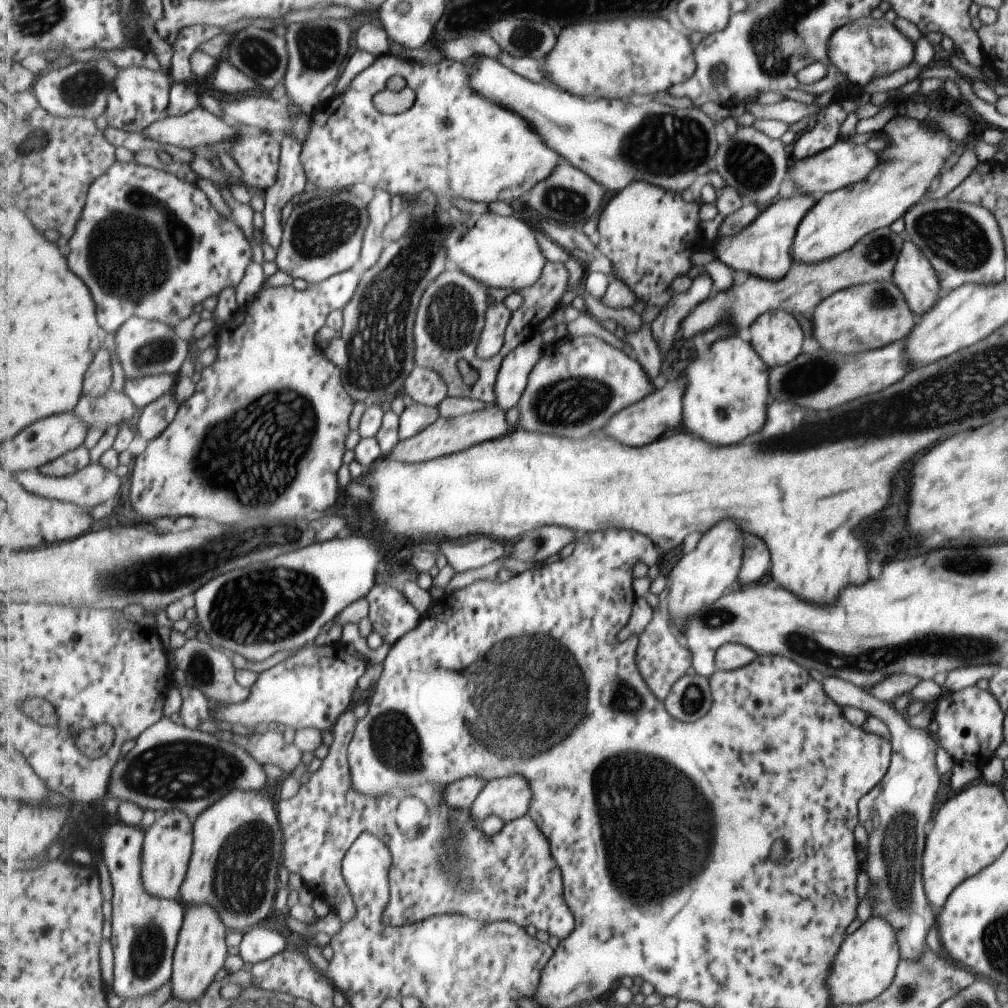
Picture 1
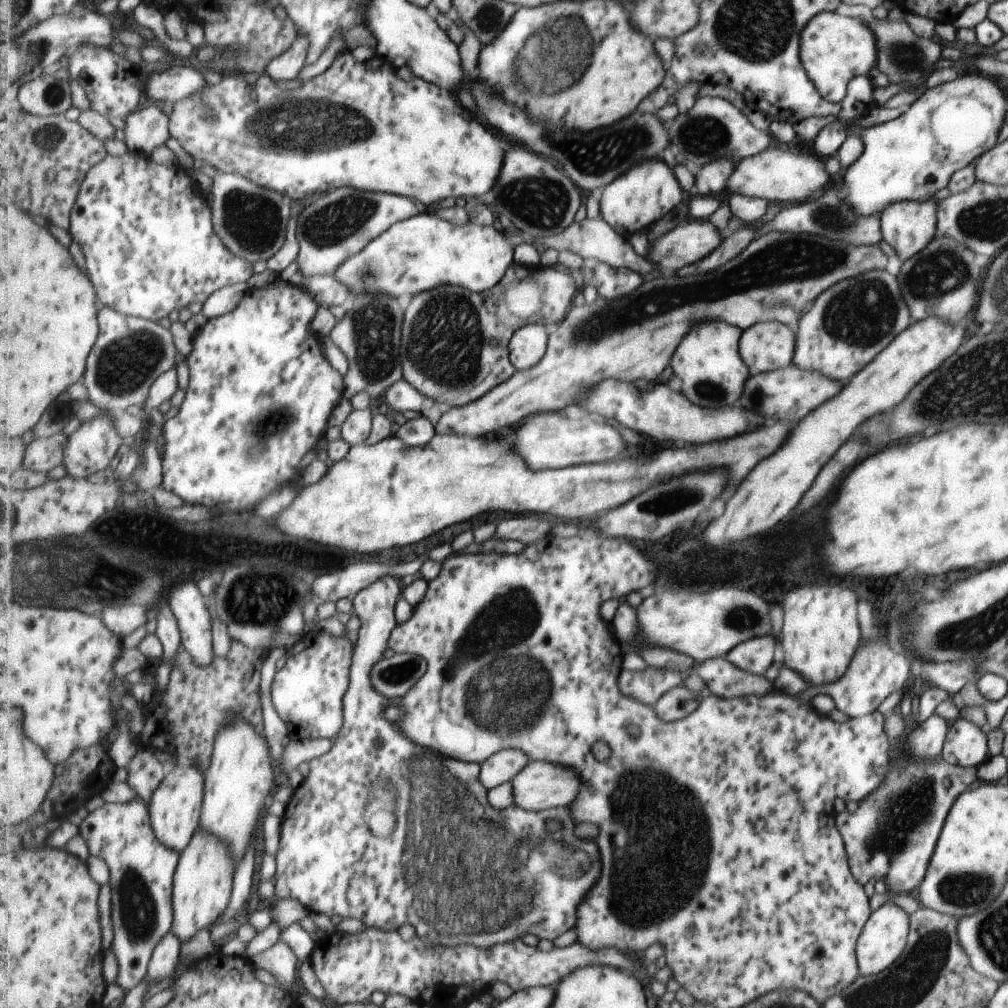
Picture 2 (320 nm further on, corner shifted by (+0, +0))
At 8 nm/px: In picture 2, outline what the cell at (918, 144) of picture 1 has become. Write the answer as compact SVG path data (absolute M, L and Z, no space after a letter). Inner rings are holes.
M959 74L957 78L951 82L942 83L935 86L933 90L927 90L923 92L921 96L917 98L912 104L909 105L909 109L900 114L896 119L885 122L884 124L873 126L868 129L861 129L856 126L857 121L846 122L848 124L848 134L853 133L859 135L861 142L863 143L862 155L850 164L846 169L843 176L843 182L845 184L845 197L843 200L856 212L857 216L861 215L877 215L879 211L882 211L887 205L897 202L897 200L910 200L910 201L924 201L930 199L930 196L938 190L946 188L946 182L955 171L967 166L969 163L973 163L979 156L985 154L995 144L995 138L997 138L997 132L1003 124L1003 118L1005 118L1005 110L1007 108L1007 102L1005 102L1005 96L1001 94L1001 90L989 80L985 78L985 75L981 74Z

